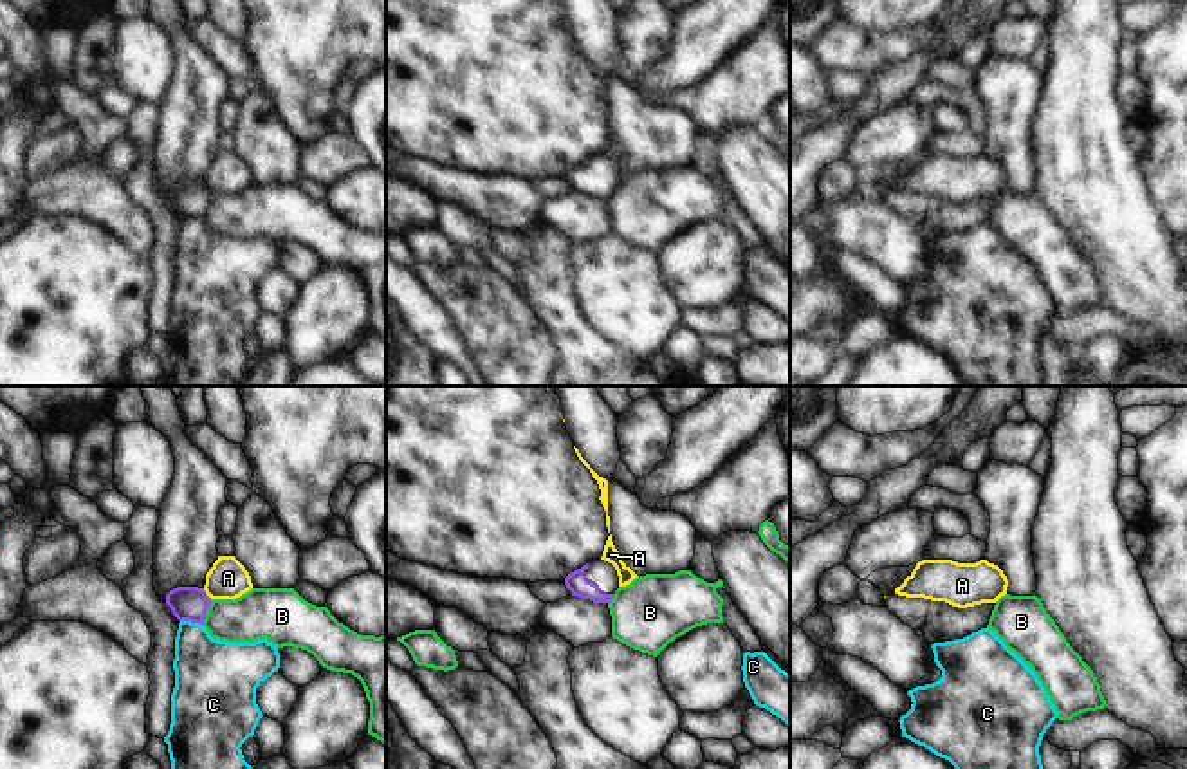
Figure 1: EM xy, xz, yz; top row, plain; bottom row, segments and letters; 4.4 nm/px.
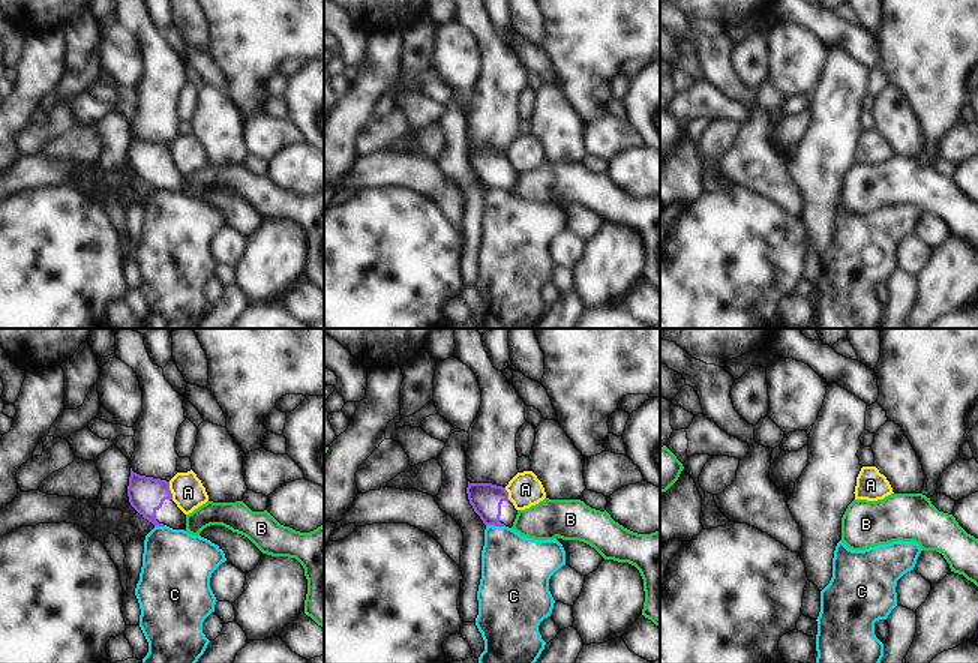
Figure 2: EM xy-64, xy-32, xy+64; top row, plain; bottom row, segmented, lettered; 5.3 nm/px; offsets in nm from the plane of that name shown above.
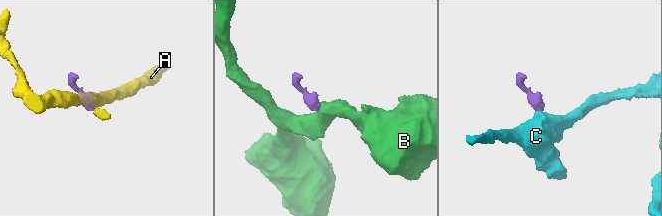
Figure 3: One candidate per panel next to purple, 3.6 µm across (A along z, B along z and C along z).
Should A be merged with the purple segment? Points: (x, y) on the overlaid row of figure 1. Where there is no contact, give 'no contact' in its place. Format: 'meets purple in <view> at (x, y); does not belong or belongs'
meets purple in xy at (206, 594); does not belong

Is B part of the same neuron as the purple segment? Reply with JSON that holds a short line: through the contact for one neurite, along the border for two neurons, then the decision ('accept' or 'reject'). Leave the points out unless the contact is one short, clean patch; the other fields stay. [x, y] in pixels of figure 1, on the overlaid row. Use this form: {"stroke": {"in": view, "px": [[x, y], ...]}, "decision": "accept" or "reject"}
{"stroke": {"in": "xy", "px": [[211, 600], [201, 623]]}, "decision": "reject"}

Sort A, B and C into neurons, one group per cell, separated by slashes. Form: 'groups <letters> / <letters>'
groups A / B / C

